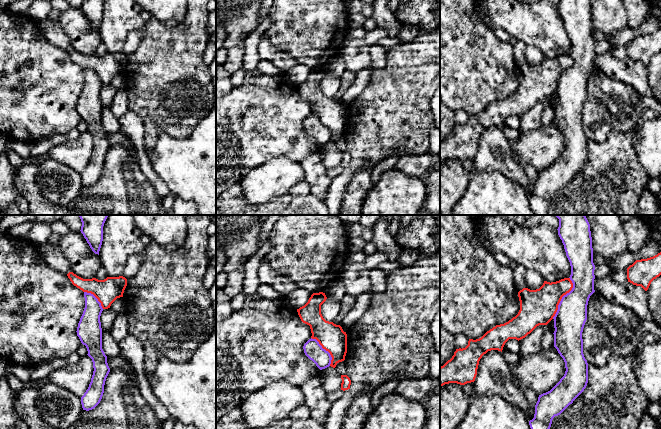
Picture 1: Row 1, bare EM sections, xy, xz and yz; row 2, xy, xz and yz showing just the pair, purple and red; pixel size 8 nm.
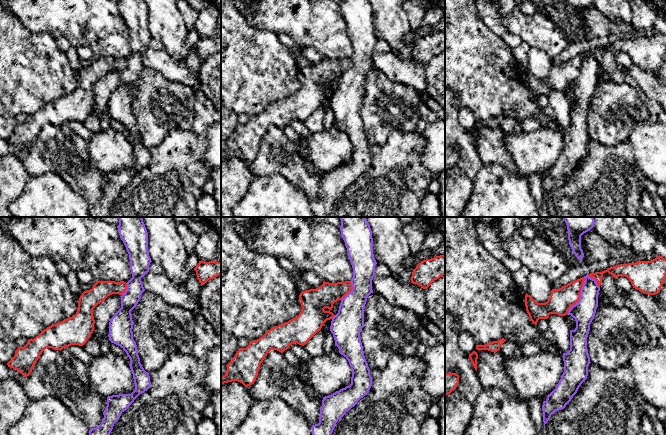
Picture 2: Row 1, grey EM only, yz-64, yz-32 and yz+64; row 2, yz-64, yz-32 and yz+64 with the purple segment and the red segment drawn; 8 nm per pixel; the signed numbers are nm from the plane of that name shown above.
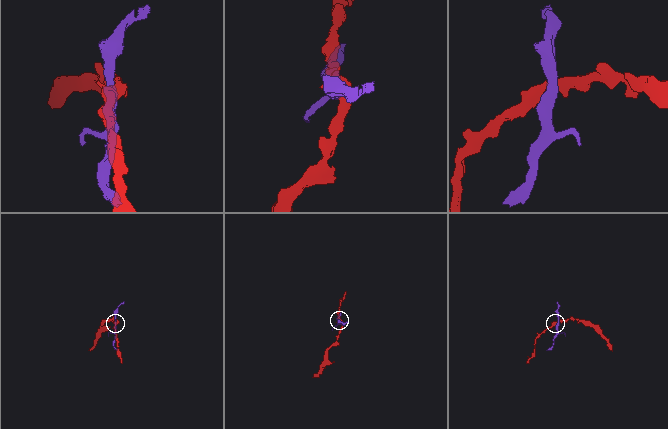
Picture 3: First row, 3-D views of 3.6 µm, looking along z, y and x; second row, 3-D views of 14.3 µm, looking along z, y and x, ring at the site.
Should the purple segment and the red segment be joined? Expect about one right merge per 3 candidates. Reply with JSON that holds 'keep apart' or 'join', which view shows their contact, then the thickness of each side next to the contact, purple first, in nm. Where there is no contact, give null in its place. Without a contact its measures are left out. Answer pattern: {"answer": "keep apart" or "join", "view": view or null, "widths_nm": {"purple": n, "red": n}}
{"answer": "keep apart", "view": "yz", "widths_nm": {"purple": 260, "red": 280}}

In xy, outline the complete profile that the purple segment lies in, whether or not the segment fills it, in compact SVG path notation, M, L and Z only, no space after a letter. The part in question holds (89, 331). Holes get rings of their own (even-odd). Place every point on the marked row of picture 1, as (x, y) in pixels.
M84 292L85 308L77 327L77 336L86 346L93 362L93 375L88 389L81 397L83 410L94 409L101 401L106 378L110 372L107 356L102 349L101 303L91 293Z

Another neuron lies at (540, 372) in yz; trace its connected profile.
M555 347L549 350L541 350L536 354L520 356L519 360L511 364L513 380L525 390L530 388L538 395L550 391L564 376L566 368L563 358Z

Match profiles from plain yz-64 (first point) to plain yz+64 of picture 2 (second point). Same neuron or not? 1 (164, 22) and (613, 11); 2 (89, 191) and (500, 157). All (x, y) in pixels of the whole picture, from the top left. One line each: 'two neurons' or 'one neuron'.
1: one neuron
2: one neuron

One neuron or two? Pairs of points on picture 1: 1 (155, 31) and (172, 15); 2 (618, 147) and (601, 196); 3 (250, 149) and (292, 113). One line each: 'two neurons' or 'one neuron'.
1: two neurons
2: one neuron
3: one neuron

